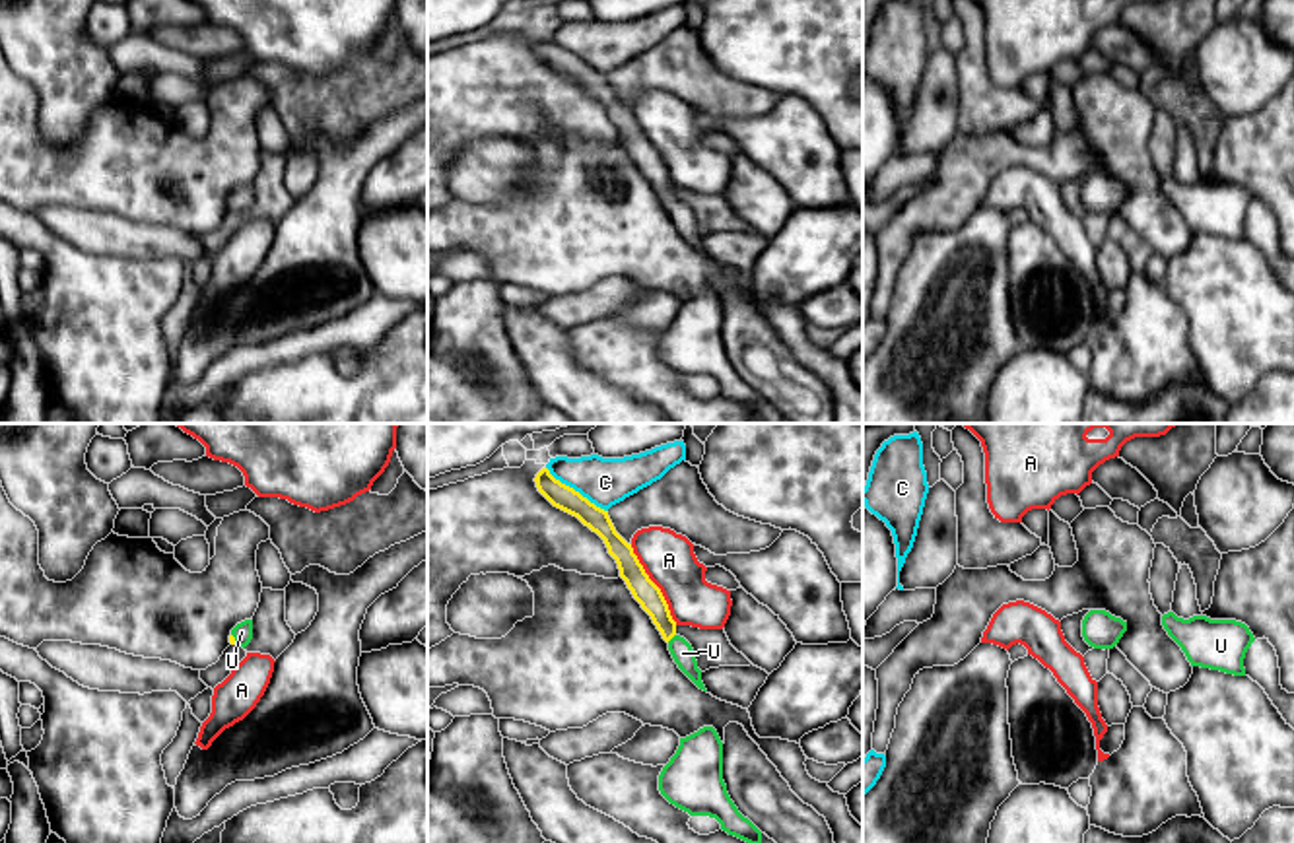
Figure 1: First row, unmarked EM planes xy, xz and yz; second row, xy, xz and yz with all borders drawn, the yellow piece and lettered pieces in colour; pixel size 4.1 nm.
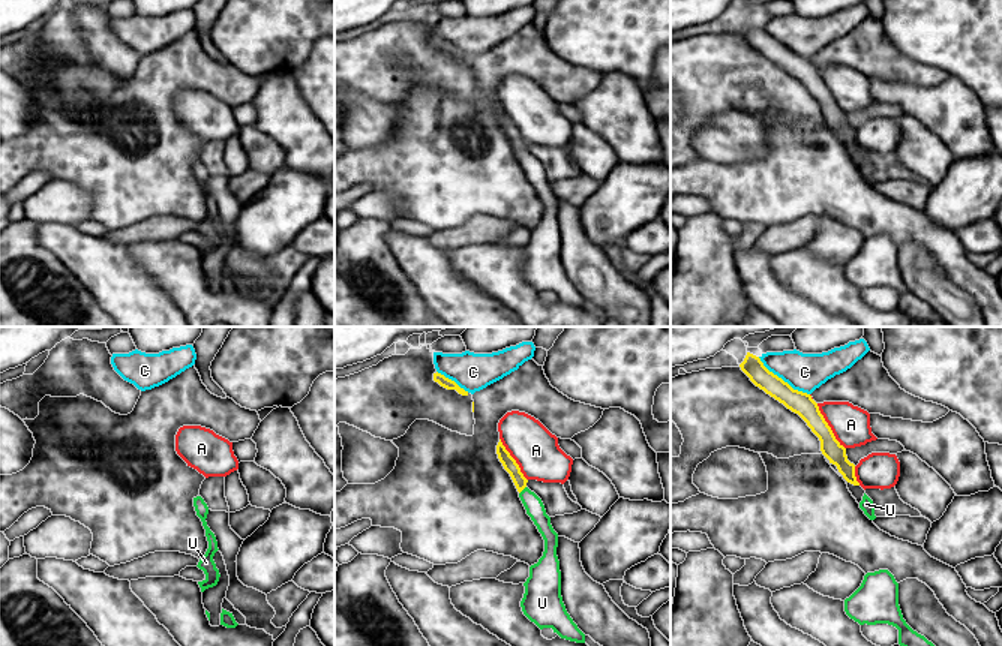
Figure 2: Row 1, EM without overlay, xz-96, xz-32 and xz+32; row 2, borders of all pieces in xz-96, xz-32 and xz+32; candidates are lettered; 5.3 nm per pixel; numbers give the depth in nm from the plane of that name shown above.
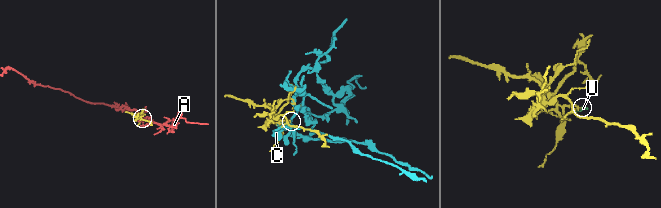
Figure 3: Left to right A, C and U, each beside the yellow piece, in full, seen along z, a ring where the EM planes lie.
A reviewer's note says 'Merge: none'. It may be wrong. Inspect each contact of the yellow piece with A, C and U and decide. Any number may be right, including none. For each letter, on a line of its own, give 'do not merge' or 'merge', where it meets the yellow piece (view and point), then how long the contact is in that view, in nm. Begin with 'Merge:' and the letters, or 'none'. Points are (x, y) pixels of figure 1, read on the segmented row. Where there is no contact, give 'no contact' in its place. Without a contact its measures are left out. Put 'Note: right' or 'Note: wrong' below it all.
Merge: U
A: do not merge | xz (655, 585) | 380 nm
C: do not merge | xz (574, 490) | 320 nm
U: merge | xz (671, 638) | 50 nm
Note: wrong

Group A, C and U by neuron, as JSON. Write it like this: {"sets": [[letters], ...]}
{"sets": [["A"], ["C"], ["U"]]}

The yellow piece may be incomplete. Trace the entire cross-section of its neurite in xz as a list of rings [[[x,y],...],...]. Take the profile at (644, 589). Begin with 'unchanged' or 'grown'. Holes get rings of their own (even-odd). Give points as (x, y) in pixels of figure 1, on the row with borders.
grown | [[[542,468],[536,478],[538,491],[558,509],[577,517],[585,526],[596,532],[608,554],[616,559],[620,577],[626,581],[633,598],[651,616],[653,624],[668,643],[668,651],[678,668],[703,691],[701,670],[698,668],[692,645],[676,633],[676,622],[670,616],[668,604],[661,589],[649,579],[631,544],[628,544],[614,528],[608,511],[596,507],[573,488],[556,480],[548,468]]]

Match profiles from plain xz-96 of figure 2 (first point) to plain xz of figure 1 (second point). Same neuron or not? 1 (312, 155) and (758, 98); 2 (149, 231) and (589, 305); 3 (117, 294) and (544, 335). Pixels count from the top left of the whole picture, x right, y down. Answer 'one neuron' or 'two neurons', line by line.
1: two neurons
2: one neuron
3: one neuron

